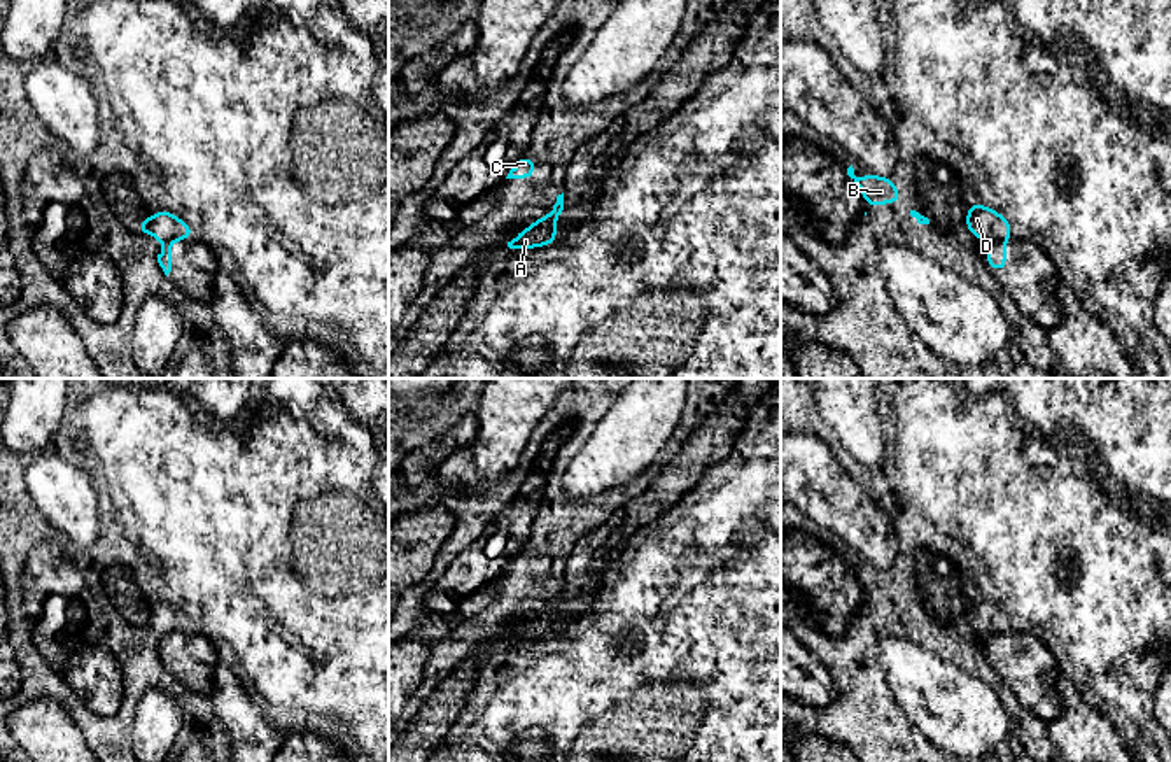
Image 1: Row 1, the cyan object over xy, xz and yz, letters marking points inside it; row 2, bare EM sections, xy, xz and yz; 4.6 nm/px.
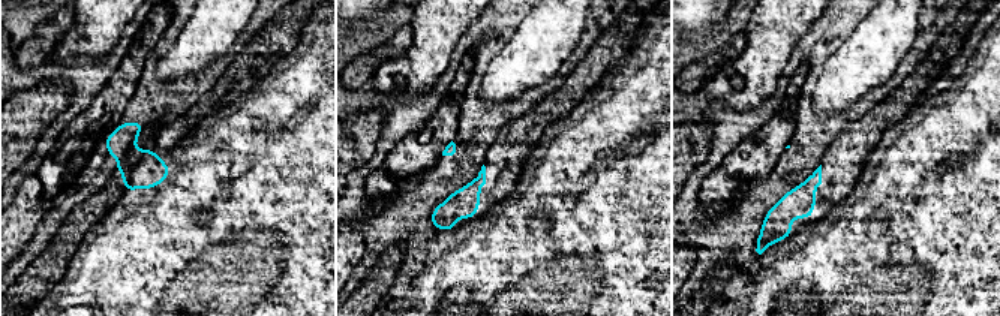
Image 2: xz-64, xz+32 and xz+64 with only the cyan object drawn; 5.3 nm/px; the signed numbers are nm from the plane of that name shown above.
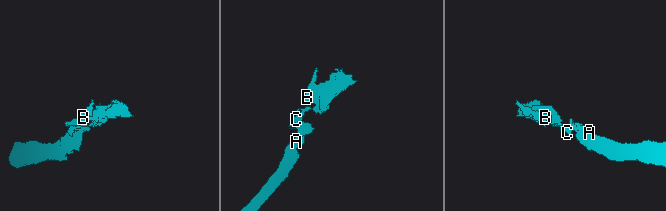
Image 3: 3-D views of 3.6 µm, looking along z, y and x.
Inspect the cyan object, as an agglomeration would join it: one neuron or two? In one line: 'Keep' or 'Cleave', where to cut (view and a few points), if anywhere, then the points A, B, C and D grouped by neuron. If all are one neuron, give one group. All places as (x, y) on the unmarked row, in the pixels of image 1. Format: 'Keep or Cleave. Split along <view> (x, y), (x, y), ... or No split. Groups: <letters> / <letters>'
Cleave. Split along yz (1003, 631), (995, 636). Groups: A / B C D

